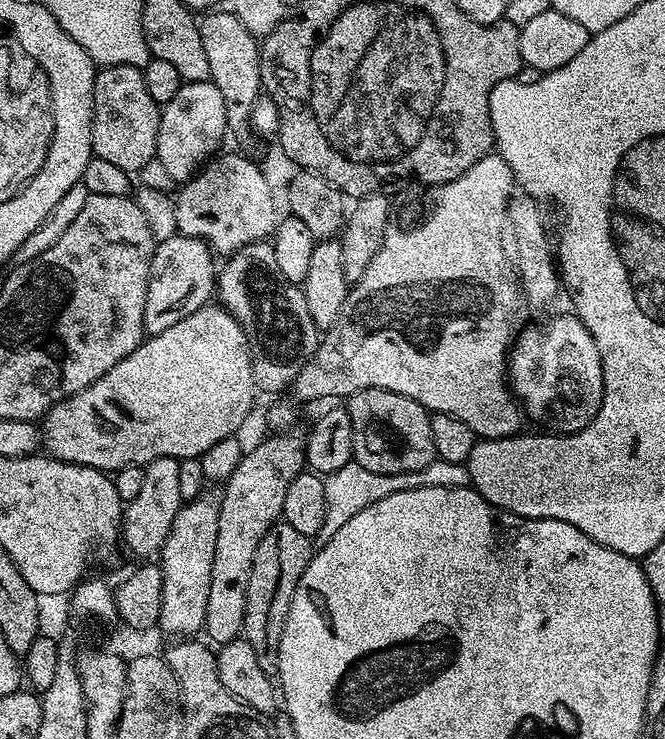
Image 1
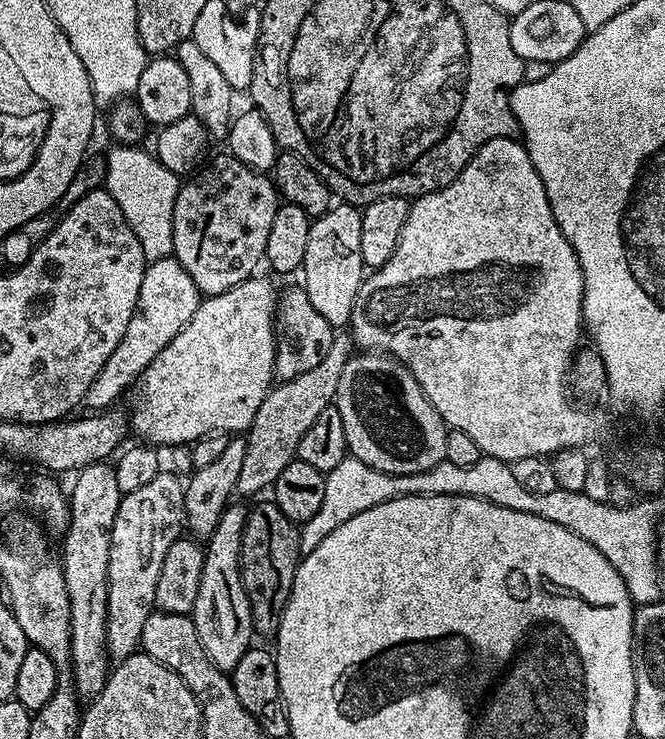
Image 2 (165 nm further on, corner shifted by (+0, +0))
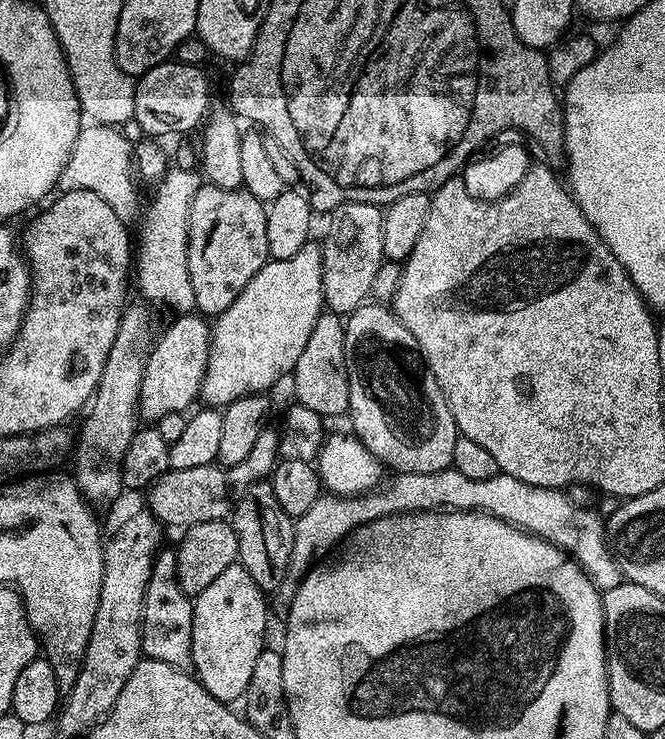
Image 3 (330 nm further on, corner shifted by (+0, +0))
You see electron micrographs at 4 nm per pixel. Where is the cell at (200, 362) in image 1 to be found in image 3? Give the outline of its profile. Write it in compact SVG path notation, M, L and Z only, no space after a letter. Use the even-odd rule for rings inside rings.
M309 242L294 258L269 259L227 310L215 317L199 394L205 405L227 406L249 394L267 393L275 380L285 379L295 368L325 307L320 250L319 243Z

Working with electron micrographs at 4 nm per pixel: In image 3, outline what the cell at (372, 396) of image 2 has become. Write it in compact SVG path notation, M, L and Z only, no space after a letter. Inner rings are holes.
M365 302L344 320L346 334L346 378L350 386L350 406L346 413L352 419L351 431L357 440L393 473L434 474L452 467L454 442L458 435L454 414L428 371L418 342L406 326L383 303Z

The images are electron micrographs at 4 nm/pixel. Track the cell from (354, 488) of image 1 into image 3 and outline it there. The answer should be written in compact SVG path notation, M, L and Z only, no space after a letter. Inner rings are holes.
M453 467L438 470L434 474L401 472L391 478L392 481L389 479L383 486L374 488L371 492L363 492L360 496L321 494L318 502L314 502L314 506L310 506L306 514L295 517L290 566L286 570L286 578L282 578L282 582L278 582L278 586L270 593L270 608L275 615L277 612L280 618L287 617L301 580L312 571L317 562L327 557L324 555L332 547L335 549L364 524L387 516L402 516L406 512L489 512L491 516L502 518L515 528L529 532L531 536L549 540L554 546L567 552L601 593L610 591L622 582L620 567L612 559L612 550L608 547L605 521L599 520L590 509L571 504L561 489L530 486L526 482L518 482L518 478L503 474L477 482L474 478L458 474L458 470Z

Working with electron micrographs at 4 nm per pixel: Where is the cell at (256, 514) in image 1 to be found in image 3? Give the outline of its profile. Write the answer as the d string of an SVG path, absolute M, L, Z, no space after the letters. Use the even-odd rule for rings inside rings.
M239 566L222 570L206 590L196 595L192 605L191 671L211 696L225 702L243 697L246 686L250 686L254 662L266 647L264 631L268 628L268 616L270 604L266 593Z

